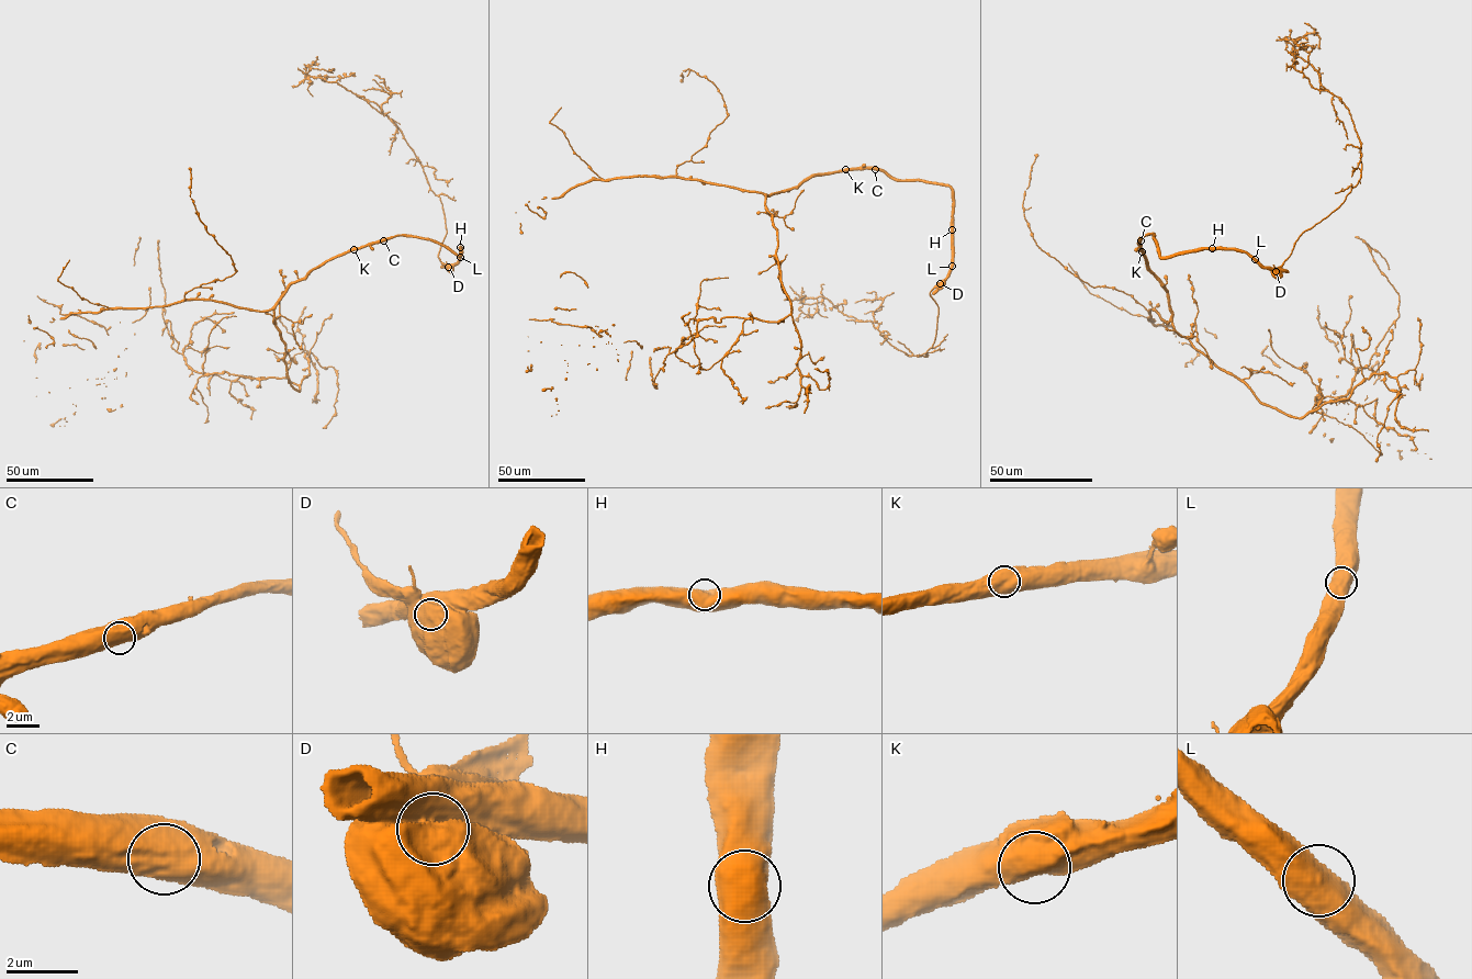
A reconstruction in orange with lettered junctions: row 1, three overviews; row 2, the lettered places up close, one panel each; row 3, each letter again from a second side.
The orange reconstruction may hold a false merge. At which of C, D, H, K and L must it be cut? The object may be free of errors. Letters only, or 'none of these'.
D

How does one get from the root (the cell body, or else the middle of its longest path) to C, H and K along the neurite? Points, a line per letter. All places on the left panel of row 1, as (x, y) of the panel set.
C: (450, 269), (458, 261), (459, 247), (460, 254), (456, 255), (426, 238), (395, 236), (383, 240)
H: (450, 269), (458, 261), (460, 247)
K: (450, 269), (458, 261), (459, 247), (460, 254), (456, 255), (426, 238), (393, 236), (354, 249)

